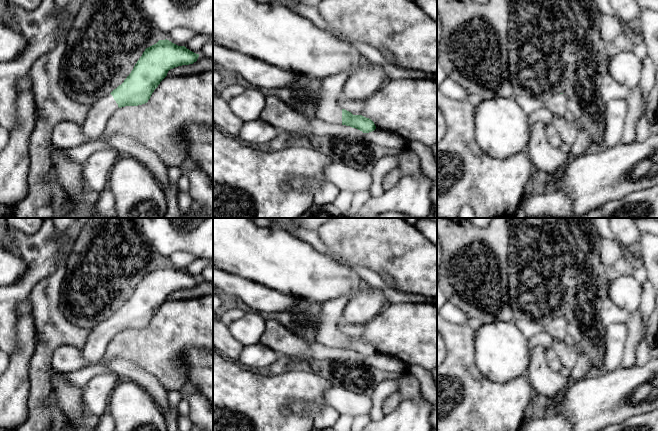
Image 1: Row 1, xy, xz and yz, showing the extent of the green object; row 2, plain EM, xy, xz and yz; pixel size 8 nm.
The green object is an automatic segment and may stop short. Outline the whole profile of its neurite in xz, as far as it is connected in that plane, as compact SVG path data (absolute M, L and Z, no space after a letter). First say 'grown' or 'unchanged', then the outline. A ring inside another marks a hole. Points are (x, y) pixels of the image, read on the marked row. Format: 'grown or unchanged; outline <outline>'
grown; outline M354 69L330 76L322 80L315 107L316 118L332 124L341 124L356 128L363 133L376 129L374 122L362 115L353 115L338 105L345 81L354 73Z

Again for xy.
grown; outline M167 39L159 40L156 44L146 48L124 82L110 94L103 96L92 104L85 121L81 124L83 134L89 140L98 140L105 130L108 119L118 108L147 103L170 69L193 64L197 61L198 57L199 54L190 51L185 46L178 46Z

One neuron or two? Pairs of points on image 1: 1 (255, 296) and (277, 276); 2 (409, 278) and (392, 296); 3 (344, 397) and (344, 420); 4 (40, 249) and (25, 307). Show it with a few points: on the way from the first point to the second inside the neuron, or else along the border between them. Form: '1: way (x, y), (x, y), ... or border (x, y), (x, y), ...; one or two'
1: border (244, 277), (288, 295); two
2: border (400, 290), (423, 296); two
3: border (340, 413), (353, 417); two
4: border (27, 298), (17, 304), (15, 308), (16, 315); two

